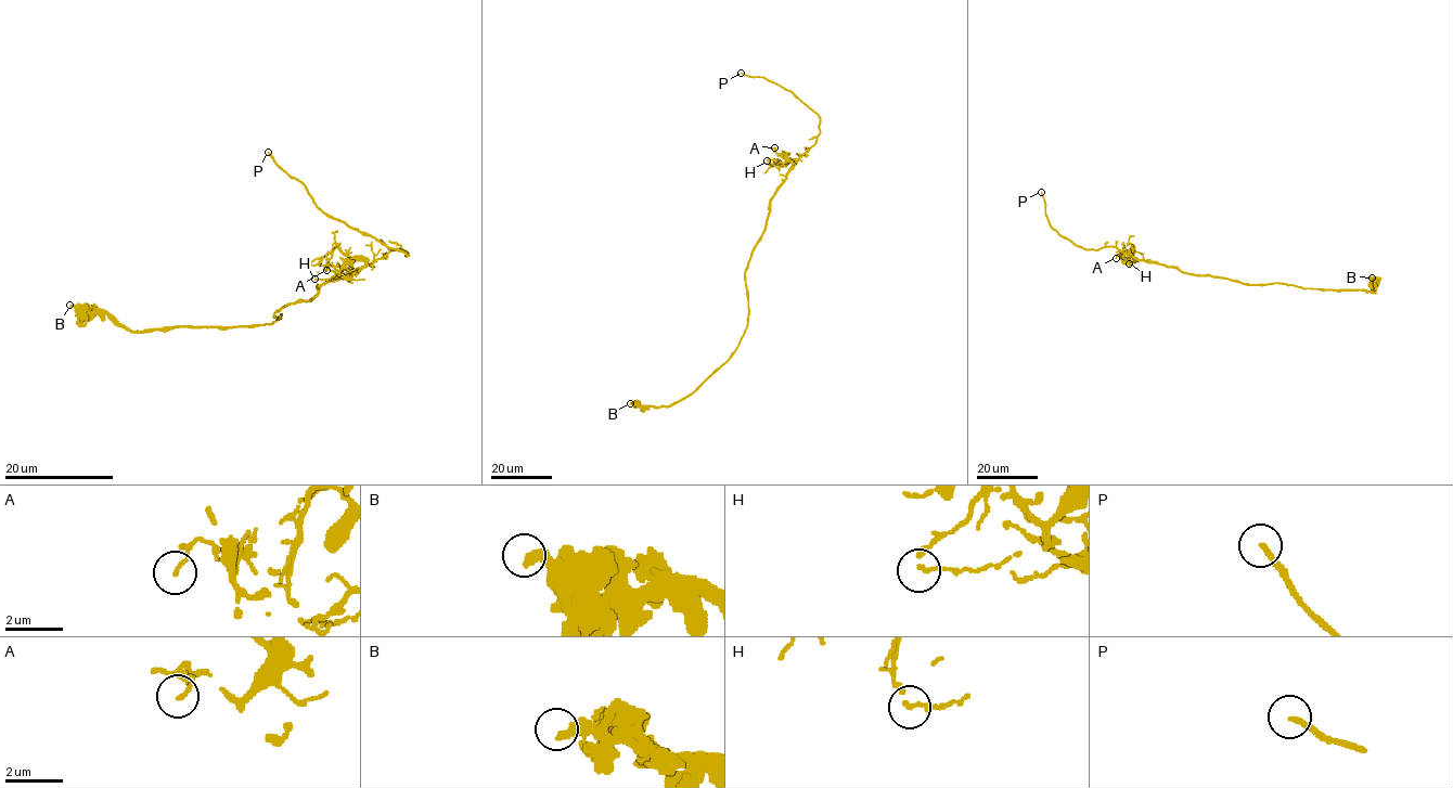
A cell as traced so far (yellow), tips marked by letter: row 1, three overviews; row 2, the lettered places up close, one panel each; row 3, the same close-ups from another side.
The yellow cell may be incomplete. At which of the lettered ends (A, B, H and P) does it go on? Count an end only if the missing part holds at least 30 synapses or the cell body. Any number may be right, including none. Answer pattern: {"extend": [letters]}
{"extend": ["P"]}

